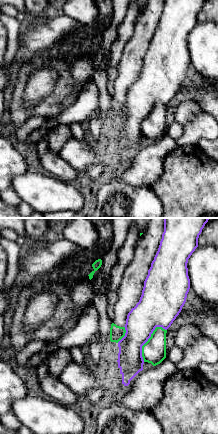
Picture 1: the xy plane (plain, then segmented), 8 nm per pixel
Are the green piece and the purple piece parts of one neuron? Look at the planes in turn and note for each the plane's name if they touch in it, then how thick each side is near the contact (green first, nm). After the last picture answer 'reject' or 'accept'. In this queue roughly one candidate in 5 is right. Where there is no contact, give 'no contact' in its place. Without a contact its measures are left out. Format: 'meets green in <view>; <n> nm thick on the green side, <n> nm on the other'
meets green in xy; 190 nm thick on the green side, 280 nm on the other

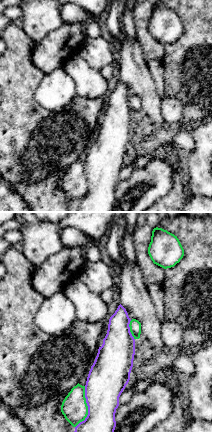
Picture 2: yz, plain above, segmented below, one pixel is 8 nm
meets green in yz; 200 nm thick on the green side, 300 nm on the other

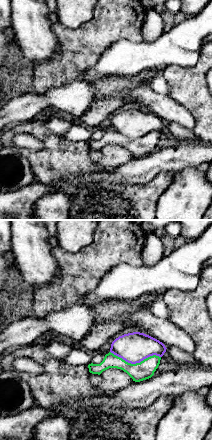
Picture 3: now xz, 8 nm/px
meets green in xz; 150 nm thick on the green side, 240 nm on the other

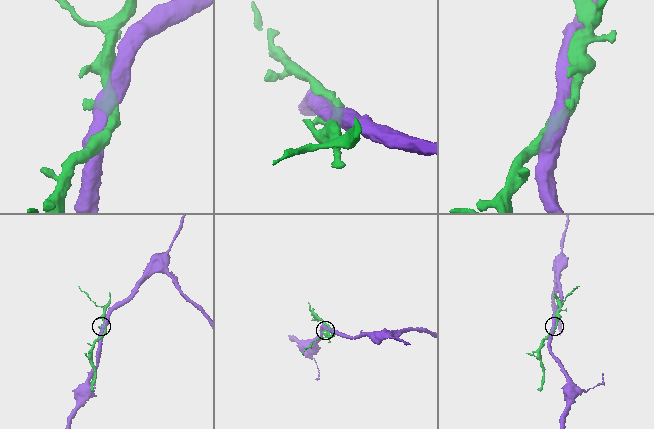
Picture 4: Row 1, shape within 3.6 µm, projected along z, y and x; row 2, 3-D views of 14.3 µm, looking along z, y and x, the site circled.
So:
reject

